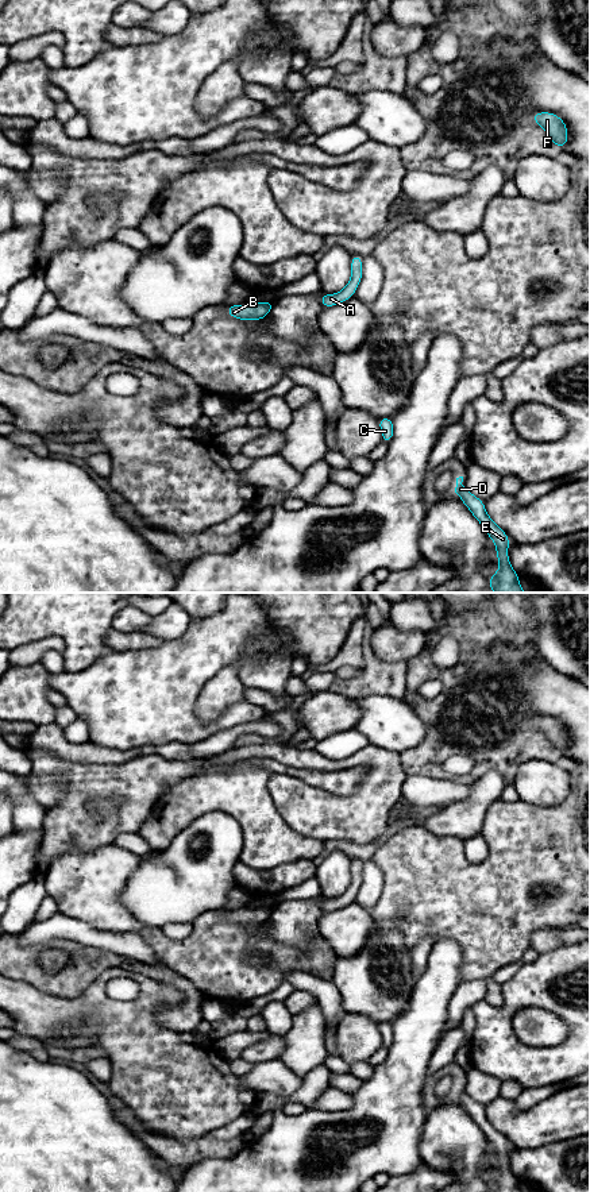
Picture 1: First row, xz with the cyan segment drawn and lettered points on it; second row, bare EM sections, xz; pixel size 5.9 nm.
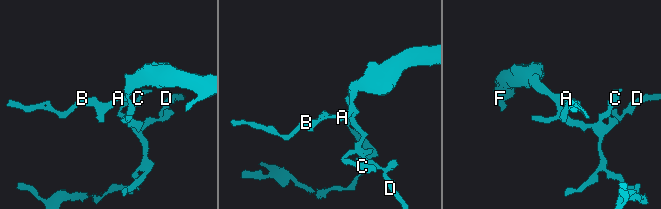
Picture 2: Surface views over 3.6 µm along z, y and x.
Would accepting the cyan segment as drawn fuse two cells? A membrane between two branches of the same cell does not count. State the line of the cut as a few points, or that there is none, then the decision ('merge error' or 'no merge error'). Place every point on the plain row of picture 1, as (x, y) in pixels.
no cut | no merge error

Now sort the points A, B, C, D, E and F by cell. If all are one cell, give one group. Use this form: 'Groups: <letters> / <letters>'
Groups: A B C D E F

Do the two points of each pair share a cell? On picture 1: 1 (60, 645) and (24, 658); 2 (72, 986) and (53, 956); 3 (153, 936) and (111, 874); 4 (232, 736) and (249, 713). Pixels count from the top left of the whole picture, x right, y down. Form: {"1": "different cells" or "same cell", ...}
{"1": "same cell", "2": "different cells", "3": "same cell", "4": "different cells"}

